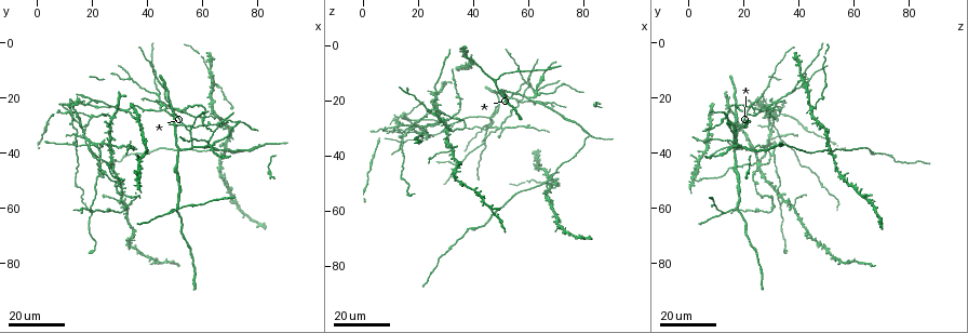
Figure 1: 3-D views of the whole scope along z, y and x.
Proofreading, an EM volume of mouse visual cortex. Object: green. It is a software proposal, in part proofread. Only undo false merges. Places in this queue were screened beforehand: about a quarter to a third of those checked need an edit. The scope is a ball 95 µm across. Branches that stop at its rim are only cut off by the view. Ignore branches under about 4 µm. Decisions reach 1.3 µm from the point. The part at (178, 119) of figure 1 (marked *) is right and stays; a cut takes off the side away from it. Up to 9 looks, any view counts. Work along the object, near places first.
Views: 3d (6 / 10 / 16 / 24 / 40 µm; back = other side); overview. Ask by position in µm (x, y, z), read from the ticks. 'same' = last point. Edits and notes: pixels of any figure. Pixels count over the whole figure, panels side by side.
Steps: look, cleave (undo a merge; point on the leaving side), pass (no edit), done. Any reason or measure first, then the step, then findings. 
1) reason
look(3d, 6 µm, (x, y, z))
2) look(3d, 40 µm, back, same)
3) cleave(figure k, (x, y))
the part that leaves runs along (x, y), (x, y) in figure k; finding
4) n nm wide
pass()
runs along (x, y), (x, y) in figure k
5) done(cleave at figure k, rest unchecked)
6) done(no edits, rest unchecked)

two arms in line, one across
look(3d, 24 µm, (35, 13, 45))

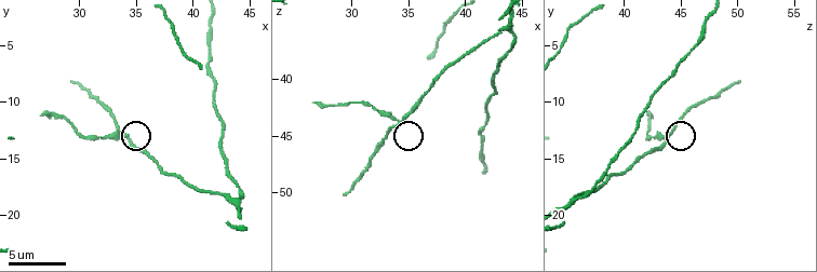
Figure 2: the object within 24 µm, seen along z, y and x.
look(3d, 6 µm, (33.8, 12.8, 44.0))

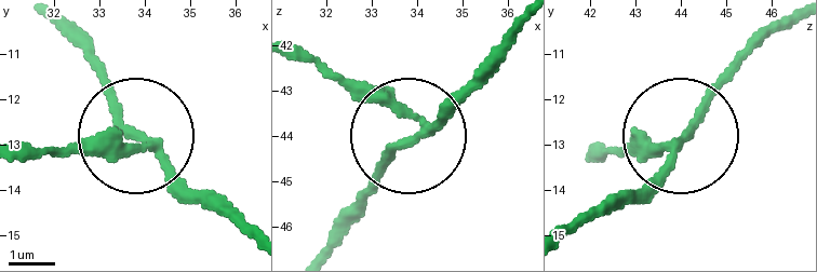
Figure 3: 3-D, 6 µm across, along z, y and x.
3 arms
cleave(figure 3, (97, 150))
the part that leaves runs along (149, 141), (25, 153) in figure 3; two neurons meet here

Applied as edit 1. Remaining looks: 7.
see it whole again
look(overview)

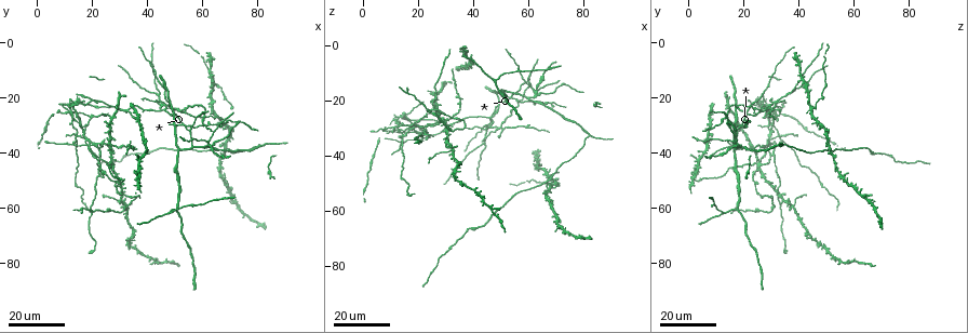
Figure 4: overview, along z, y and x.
branch point
look(3d, 16 µm, (82, 38, 33))

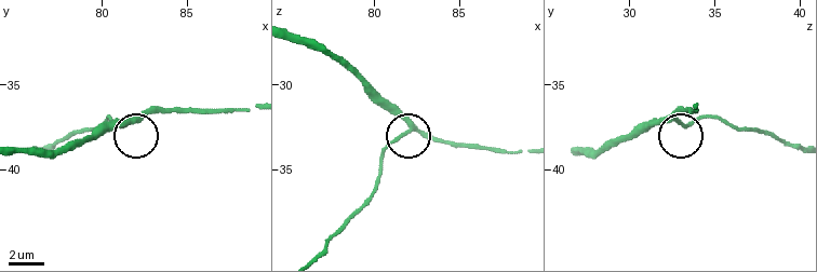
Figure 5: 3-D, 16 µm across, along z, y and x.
look(3d, 6 µm, (82.2, 36.9, 32.5))

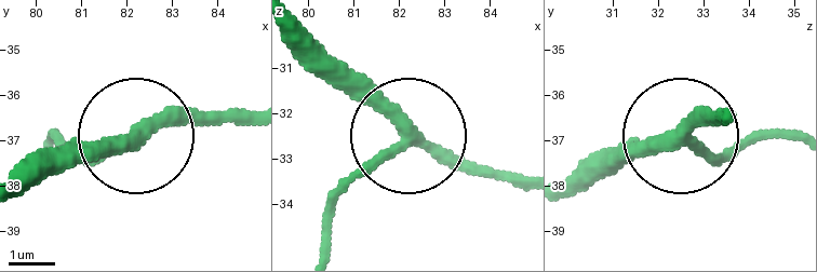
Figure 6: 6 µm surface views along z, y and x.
side arm 9 µm
pass()
runs along (571, 194), (610, 163), (730, 120) in figure 6; all the same neuron

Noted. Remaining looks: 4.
four or more arms meet
look(3d, 16 µm, (50, 26, 21))

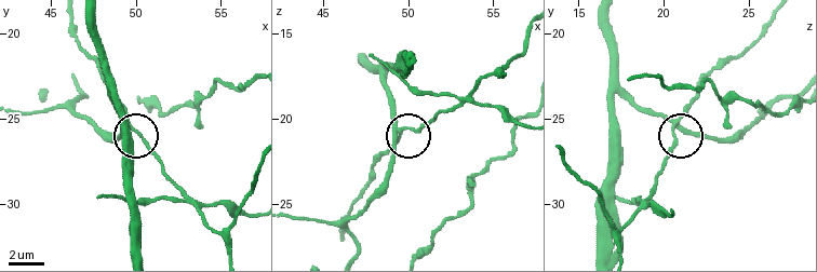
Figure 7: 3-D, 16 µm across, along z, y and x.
look(3d, 10 µm, (49.2, 25.4, 20.7))

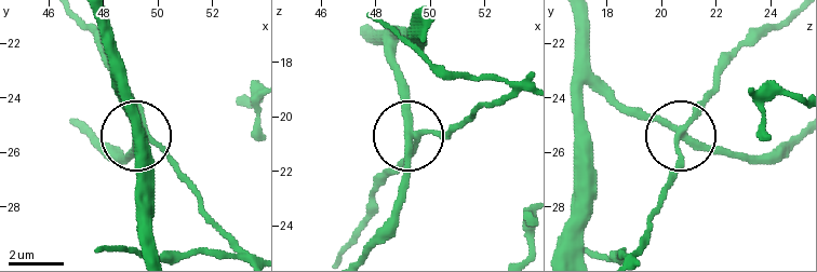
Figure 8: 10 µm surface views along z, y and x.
side arm 135 µm
pass()
runs along (466, 119), (438, 133), (413, 131), (403, 72) in figure 8; continuous, no second neuron

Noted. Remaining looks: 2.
look(3d, 24 µm, (53, 30, 19))

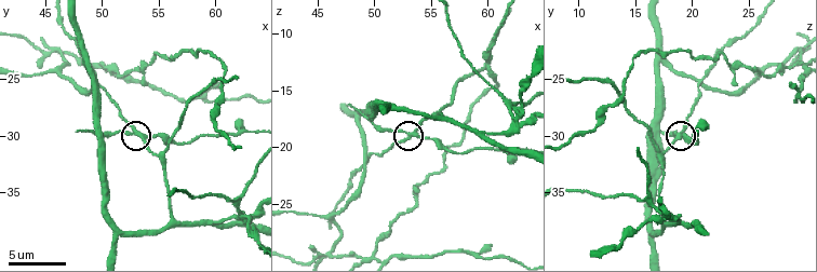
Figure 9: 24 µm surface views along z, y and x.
look(3d, 10 µm, (54.0, 30.2, 18.8))

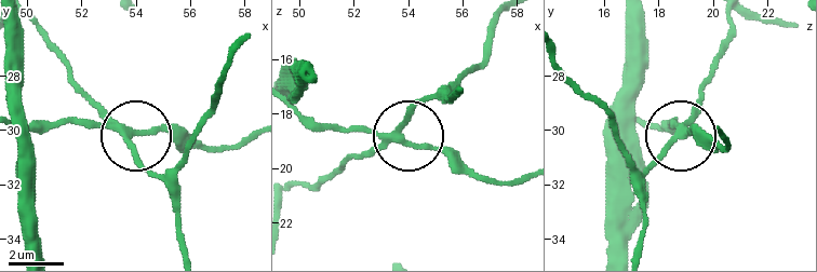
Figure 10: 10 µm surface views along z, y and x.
cleave(figure 10, (82, 123))
the part that leaves runs along (128, 132), (182, 132), (216, 146), (251, 141) in figure 10; two neurons meet here

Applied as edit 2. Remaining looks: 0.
done(cleave at figure 3, cleave at figure 10, rest unchecked)

